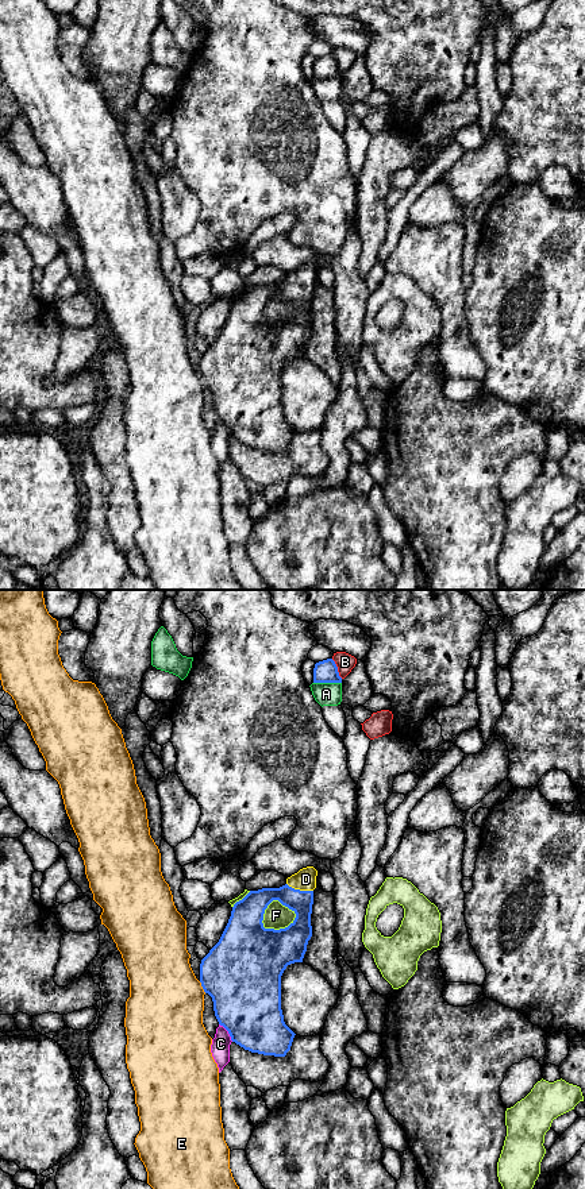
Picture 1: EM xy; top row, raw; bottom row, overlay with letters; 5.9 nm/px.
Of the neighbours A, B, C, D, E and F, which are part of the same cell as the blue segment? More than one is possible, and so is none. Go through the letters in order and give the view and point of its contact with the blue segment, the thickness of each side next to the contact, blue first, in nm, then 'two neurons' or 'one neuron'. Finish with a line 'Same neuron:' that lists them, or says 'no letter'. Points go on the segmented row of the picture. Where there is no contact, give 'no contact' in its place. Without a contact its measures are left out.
A: meets blue in xy at (327, 682); 140 nm thick on the blue side, 140 nm on the other; two neurons
B: meets blue in xy at (337, 668); 140 nm thick on the blue side, 110 nm on the other; two neurons
C: meets blue in xy at (229, 1033); 400 nm thick on the blue side, 110 nm on the other; two neurons
D: meets blue in xy at (299, 890); 140 nm thick on the blue side, 130 nm on the other; one neuron
E: meets blue in xy at (201, 985); 460 nm thick on the blue side, 440 nm on the other; two neurons
F: meets blue in xy at (280, 929); 400 nm thick on the blue side, 150 nm on the other; two neurons
Same neuron: D

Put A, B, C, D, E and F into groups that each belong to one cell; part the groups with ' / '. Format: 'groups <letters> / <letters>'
groups A / B / C / D / E / F

